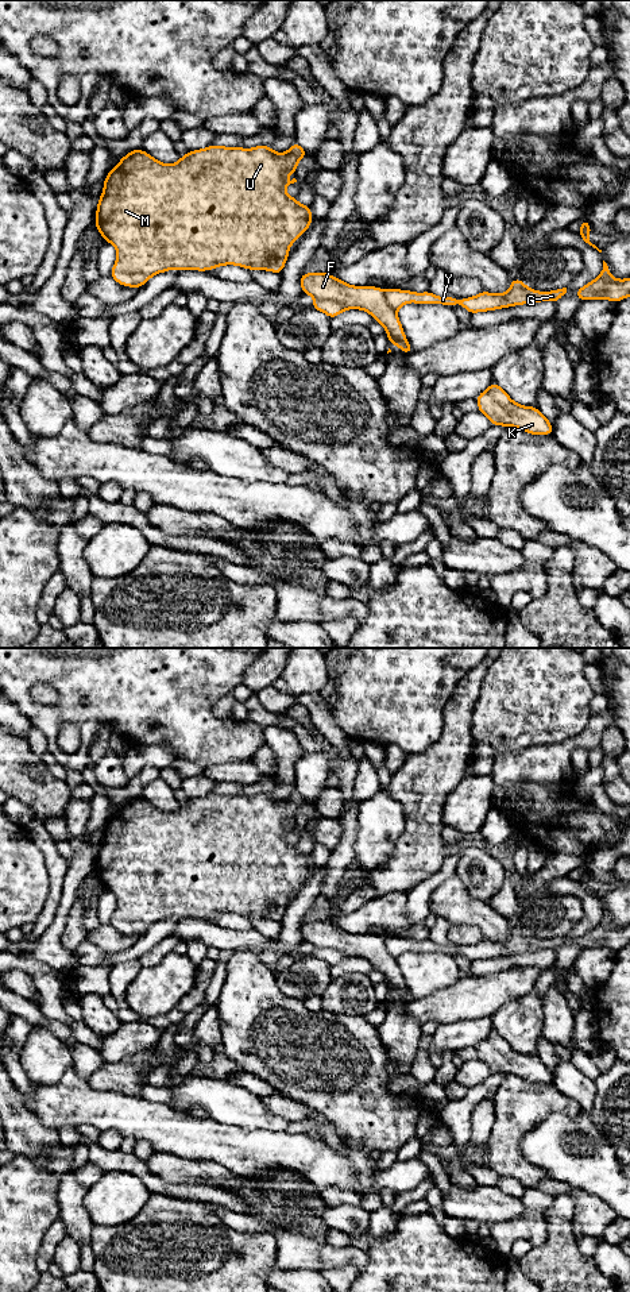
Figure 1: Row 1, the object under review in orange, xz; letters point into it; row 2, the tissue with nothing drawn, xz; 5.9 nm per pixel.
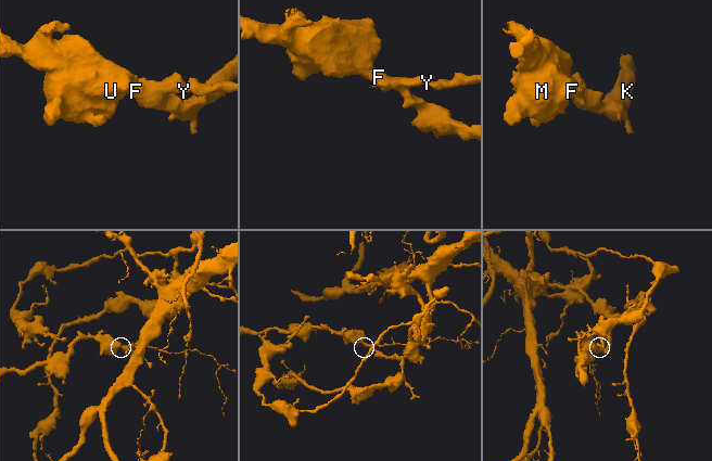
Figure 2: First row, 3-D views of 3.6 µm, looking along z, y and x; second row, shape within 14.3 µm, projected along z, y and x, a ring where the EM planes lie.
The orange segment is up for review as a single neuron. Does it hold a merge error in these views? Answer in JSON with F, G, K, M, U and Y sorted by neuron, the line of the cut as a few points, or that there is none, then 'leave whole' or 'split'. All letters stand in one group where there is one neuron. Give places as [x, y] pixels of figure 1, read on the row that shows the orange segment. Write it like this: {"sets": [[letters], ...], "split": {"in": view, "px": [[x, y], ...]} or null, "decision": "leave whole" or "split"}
{"sets": [["F", "K", "M", "U"], ["G", "Y"]], "split": {"in": "xz", "px": [[316, 299], [332, 299], [355, 308]]}, "decision": "split"}

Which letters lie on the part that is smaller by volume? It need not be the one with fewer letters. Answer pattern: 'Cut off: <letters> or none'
Cut off: G, Y

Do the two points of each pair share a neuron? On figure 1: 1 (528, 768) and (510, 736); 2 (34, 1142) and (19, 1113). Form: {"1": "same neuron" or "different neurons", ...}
{"1": "different neurons", "2": "same neuron"}

